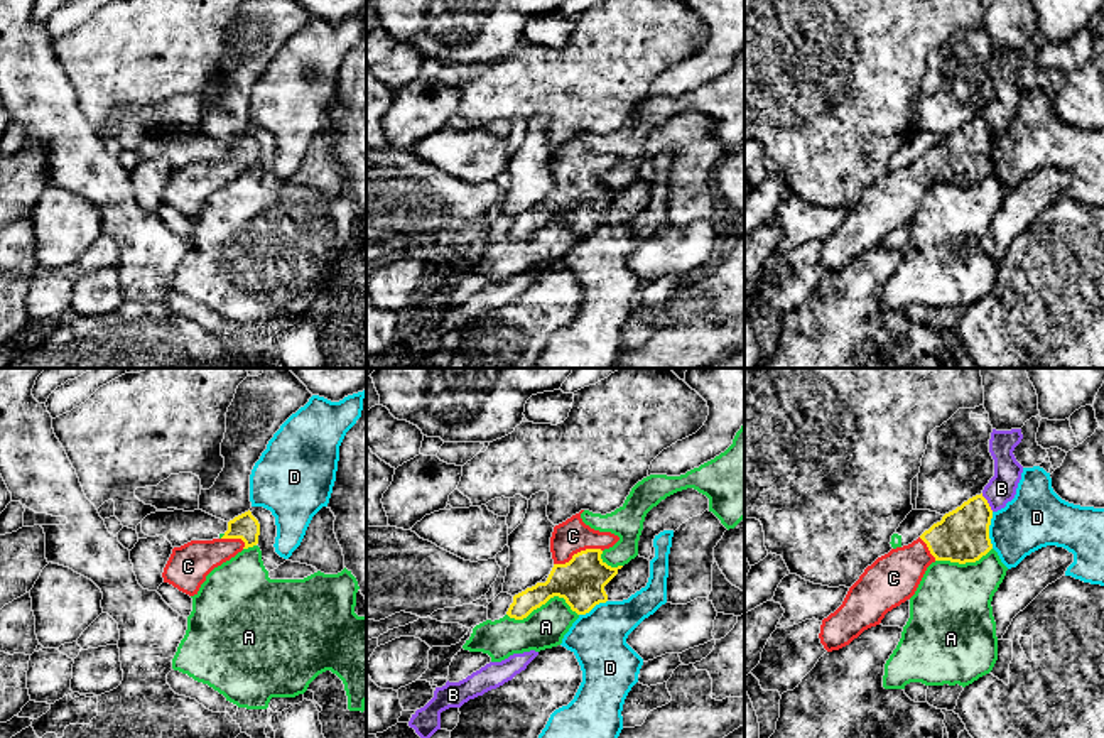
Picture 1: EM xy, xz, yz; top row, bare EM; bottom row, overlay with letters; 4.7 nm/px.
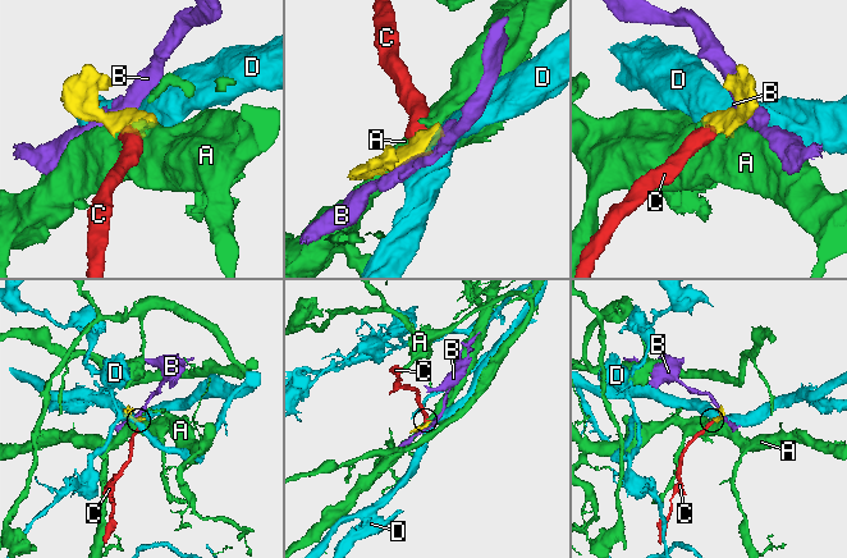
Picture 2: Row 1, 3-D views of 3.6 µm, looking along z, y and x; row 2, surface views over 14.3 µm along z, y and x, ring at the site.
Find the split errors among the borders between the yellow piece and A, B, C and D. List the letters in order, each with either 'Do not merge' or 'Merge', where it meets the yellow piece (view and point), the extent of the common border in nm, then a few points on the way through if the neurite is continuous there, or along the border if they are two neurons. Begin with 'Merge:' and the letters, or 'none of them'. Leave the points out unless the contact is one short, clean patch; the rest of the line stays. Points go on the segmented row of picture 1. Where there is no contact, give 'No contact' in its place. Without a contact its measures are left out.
Merge: C
A: Do not merge. Touches yellow at xz (542, 603). Shared border 340 nm
B: Do not merge. Touches yellow at yz (986, 502). Shared border 110 nm. Boundary: yz (981, 493), (993, 510)
C: Merge. Touches yellow at xz (578, 553). Shared border 240 nm. Path across: xz (581, 581), (578, 553), (573, 536)
D: Do not merge. Touches yellow at yz (988, 531). Shared border 180 nm

